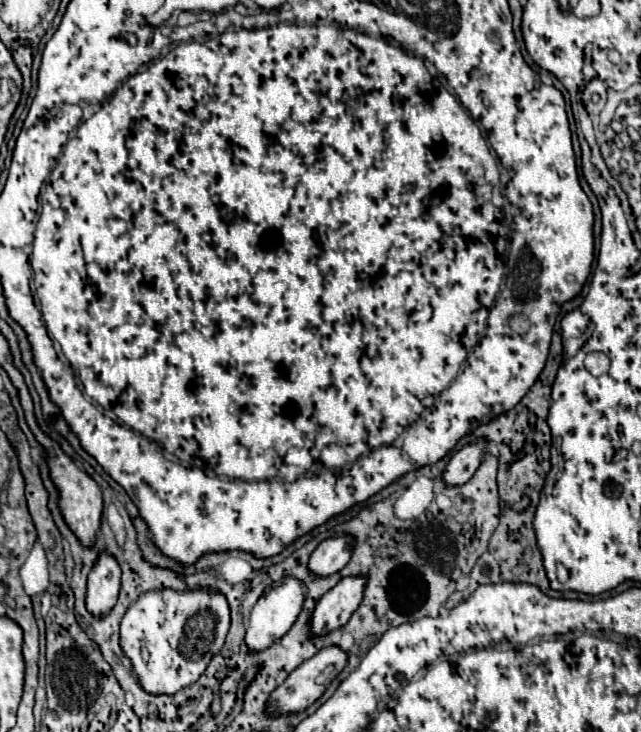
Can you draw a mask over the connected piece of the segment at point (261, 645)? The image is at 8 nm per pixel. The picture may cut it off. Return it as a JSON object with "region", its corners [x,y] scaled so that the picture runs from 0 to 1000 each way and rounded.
{"region":[[[446,788],[443,794],[434,794],[424,802],[418,802],[390,837],[390,848],[387,848],[387,859],[384,859],[384,870],[381,870],[384,884],[393,892],[402,892],[409,887],[418,887],[424,878],[437,876],[459,854],[459,848],[471,832],[471,824],[474,824],[471,796],[459,788]]]}

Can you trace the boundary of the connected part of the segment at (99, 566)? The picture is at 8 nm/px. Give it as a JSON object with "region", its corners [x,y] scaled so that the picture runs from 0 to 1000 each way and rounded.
{"region":[[[159,755],[137,786],[134,832],[147,843],[165,843],[187,810],[187,775],[175,758]]]}

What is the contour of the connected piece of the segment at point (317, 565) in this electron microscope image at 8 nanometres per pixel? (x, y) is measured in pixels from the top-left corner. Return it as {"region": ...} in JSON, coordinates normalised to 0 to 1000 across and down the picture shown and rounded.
{"region":[[[524,734],[502,739],[480,766],[484,783],[493,788],[515,788],[527,783],[549,758],[549,736],[546,734]]]}

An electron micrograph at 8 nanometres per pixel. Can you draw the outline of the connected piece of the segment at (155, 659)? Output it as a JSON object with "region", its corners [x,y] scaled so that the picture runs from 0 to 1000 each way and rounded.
{"region":[[[321,805],[278,810],[234,807],[215,816],[187,851],[187,884],[206,906],[215,936],[234,949],[271,949],[309,930],[328,900],[346,887],[359,857],[359,832],[343,810]]]}

